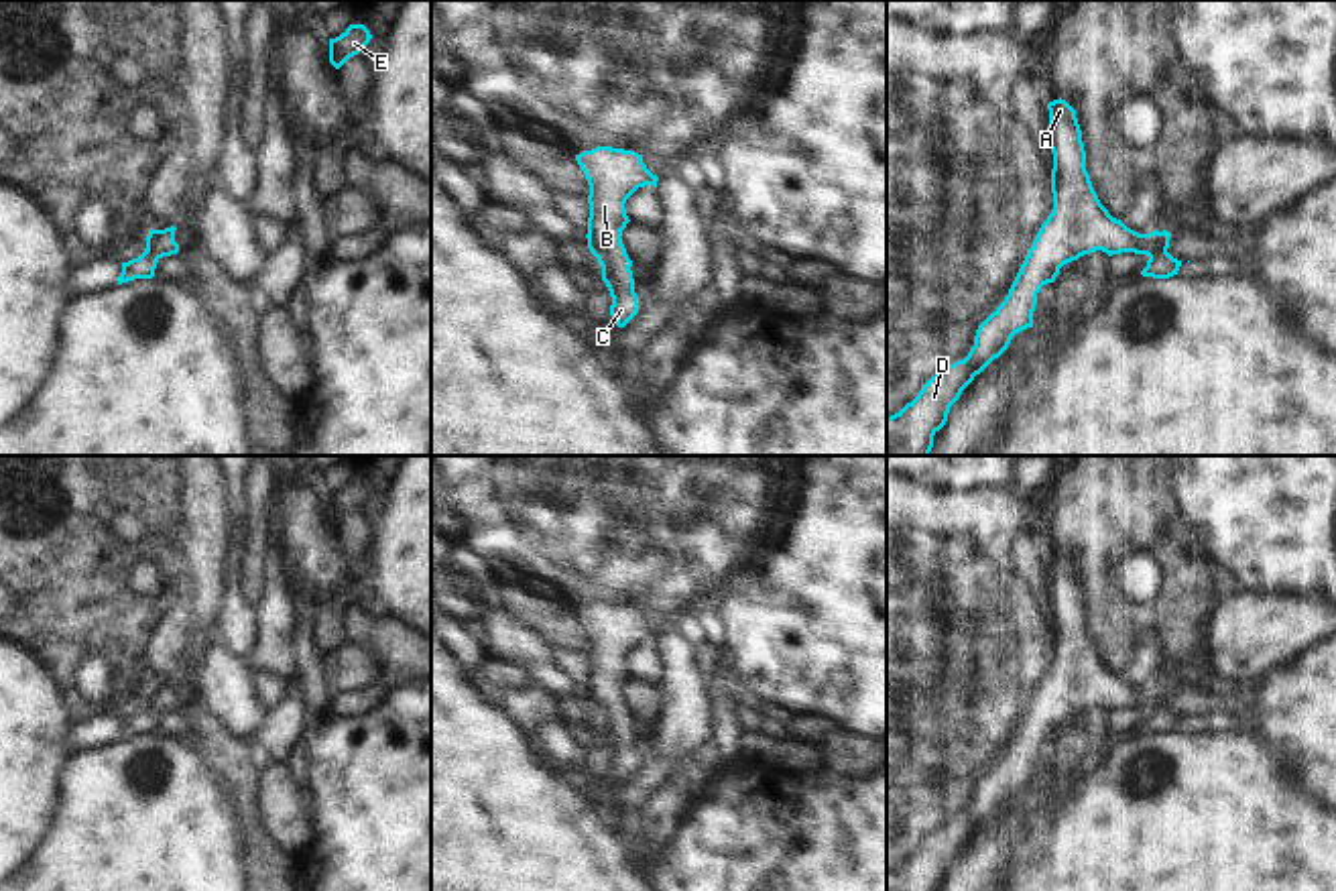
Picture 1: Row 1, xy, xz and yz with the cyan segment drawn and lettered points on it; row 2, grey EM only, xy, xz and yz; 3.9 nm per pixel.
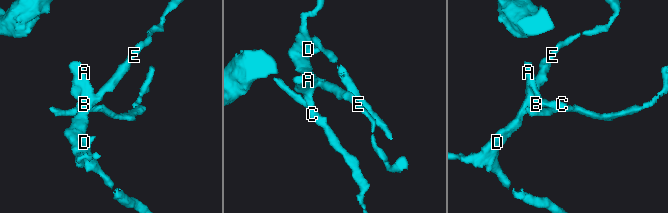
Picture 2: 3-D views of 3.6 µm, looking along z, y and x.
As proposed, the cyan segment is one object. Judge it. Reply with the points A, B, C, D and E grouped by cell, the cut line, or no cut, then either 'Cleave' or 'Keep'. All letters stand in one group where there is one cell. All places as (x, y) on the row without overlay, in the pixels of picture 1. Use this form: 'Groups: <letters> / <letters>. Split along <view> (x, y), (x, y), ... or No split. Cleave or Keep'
Groups: A B C D E. No split. Keep.

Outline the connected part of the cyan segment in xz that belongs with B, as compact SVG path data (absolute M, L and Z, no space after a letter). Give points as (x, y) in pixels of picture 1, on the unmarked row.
M596 602L575 610L575 616L590 641L588 704L610 747L610 771L624 783L639 769L632 716L620 694L630 677L624 659L639 643L657 643L659 633L647 625L643 610L624 604Z

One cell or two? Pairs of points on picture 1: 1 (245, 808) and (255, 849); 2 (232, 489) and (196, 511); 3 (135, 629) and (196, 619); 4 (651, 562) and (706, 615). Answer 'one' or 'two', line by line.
1: one
2: two
3: two
4: two

